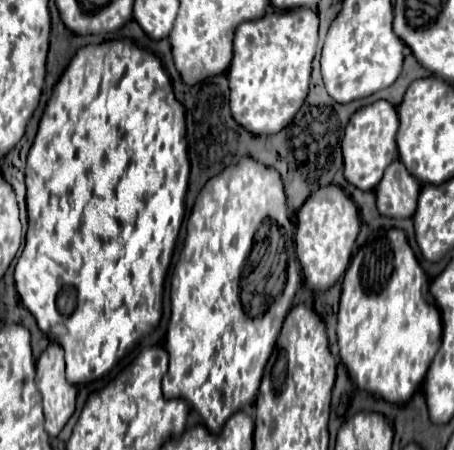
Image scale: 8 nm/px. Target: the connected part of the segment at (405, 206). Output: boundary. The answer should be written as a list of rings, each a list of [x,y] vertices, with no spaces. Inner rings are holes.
[[[393,161],[375,189],[377,209],[381,215],[393,219],[413,217],[419,191],[421,183],[413,175],[409,175],[401,161]]]

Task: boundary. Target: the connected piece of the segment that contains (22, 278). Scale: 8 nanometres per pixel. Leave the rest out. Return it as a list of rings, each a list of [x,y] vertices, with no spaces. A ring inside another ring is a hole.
[[[129,39],[105,41],[101,45],[87,45],[75,53],[69,67],[61,75],[59,83],[53,89],[53,95],[47,103],[47,109],[41,117],[37,137],[27,156],[25,167],[26,205],[28,229],[25,235],[23,253],[15,267],[15,287],[23,305],[35,317],[39,329],[65,351],[67,363],[67,381],[71,385],[91,383],[107,375],[113,365],[129,353],[145,335],[149,335],[161,321],[163,315],[163,283],[165,273],[171,263],[179,227],[185,215],[185,193],[189,183],[189,157],[185,157],[187,139],[185,139],[185,111],[183,105],[175,99],[171,79],[167,77],[161,61],[145,49],[139,49]]]

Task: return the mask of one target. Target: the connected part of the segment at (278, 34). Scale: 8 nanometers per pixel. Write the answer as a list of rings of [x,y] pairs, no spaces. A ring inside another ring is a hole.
[[[299,7],[291,11],[267,13],[261,19],[241,23],[233,41],[233,61],[229,77],[229,105],[233,119],[253,135],[275,135],[285,129],[309,91],[311,63],[317,51],[317,13]]]

